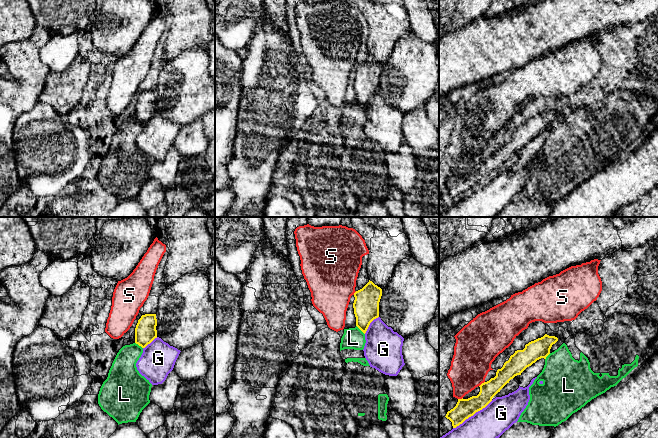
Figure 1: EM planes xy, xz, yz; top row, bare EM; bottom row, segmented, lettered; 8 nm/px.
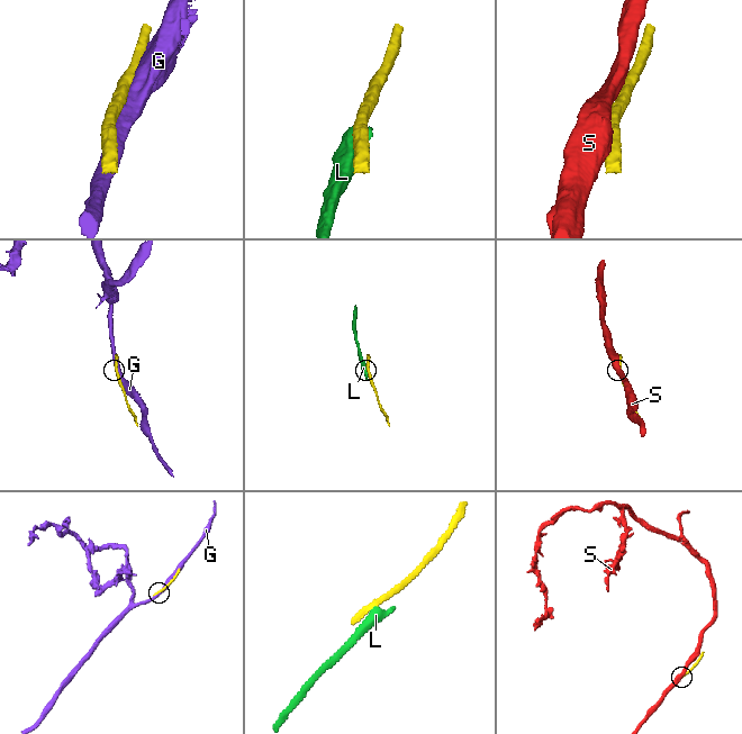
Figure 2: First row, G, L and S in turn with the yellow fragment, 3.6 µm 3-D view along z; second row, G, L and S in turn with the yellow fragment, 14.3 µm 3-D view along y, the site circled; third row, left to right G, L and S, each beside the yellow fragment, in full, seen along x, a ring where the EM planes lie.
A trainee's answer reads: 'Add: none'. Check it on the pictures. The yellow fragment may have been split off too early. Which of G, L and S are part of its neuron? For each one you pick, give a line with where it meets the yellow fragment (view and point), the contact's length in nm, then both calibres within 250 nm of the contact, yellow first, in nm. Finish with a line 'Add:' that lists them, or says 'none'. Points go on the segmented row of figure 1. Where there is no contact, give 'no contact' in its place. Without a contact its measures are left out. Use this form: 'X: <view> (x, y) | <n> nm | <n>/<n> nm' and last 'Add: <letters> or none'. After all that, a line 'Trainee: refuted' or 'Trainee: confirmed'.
Add: none
Trainee: confirmed

